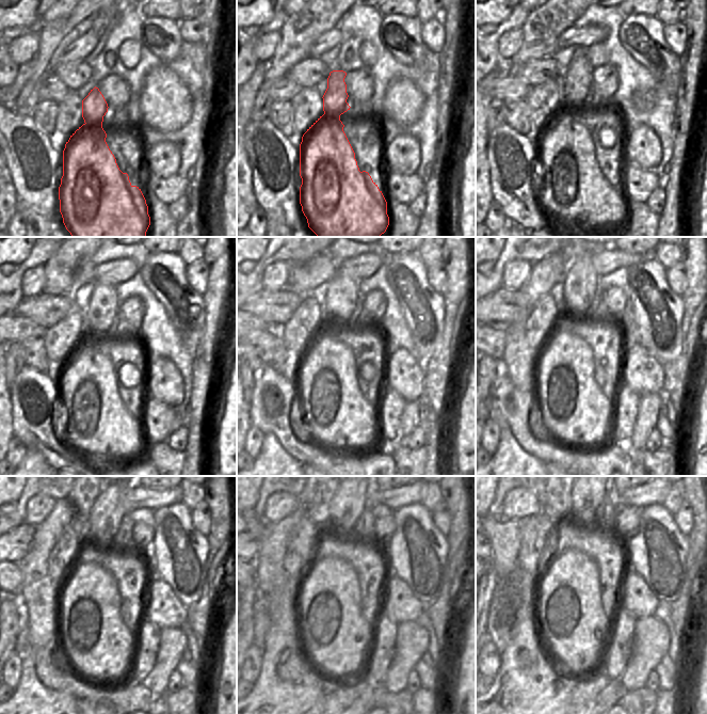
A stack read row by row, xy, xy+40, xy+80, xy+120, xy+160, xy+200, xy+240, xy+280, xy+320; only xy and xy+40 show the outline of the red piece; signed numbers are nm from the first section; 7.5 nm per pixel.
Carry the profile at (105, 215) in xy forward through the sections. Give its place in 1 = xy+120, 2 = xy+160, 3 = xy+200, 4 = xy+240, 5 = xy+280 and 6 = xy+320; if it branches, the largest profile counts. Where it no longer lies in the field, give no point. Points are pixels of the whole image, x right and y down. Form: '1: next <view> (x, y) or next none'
1: next xy+120 (96, 421)
2: next xy+160 (333, 409)
3: next xy+200 (572, 407)
4: next xy+240 (95, 640)
5: next xy+280 (336, 636)
6: next xy+320 (569, 615)

